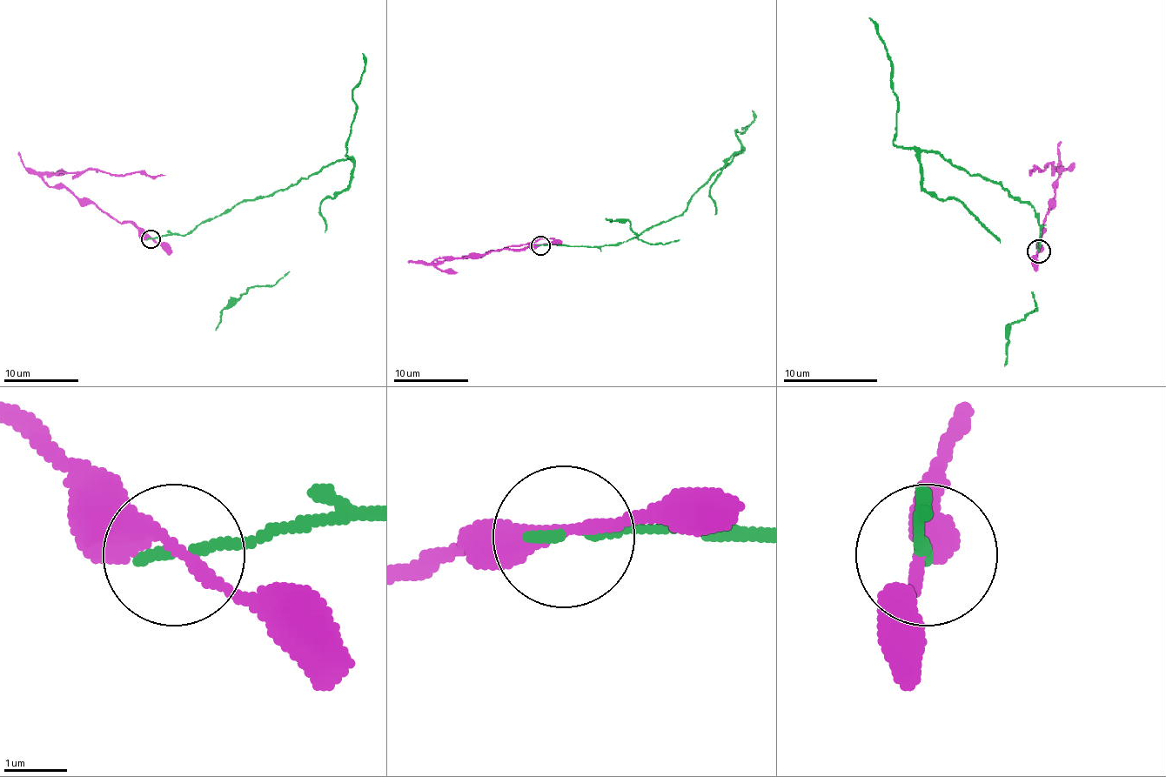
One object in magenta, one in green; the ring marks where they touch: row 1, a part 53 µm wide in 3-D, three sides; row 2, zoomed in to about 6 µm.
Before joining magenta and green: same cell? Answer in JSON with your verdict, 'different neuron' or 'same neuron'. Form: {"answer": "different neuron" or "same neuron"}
{"answer": "different neuron"}

